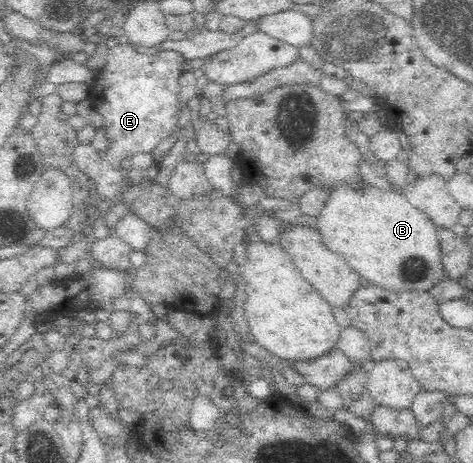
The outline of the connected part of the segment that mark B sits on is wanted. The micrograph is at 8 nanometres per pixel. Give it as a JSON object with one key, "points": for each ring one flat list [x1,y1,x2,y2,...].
{"points":[[366,182,344,184,332,189,316,220,316,230,324,245,341,254,346,264,362,276,364,285,378,284,394,293,406,289,424,292,438,281,448,279,442,264,438,228,426,213,408,204,400,192,378,190]]}

